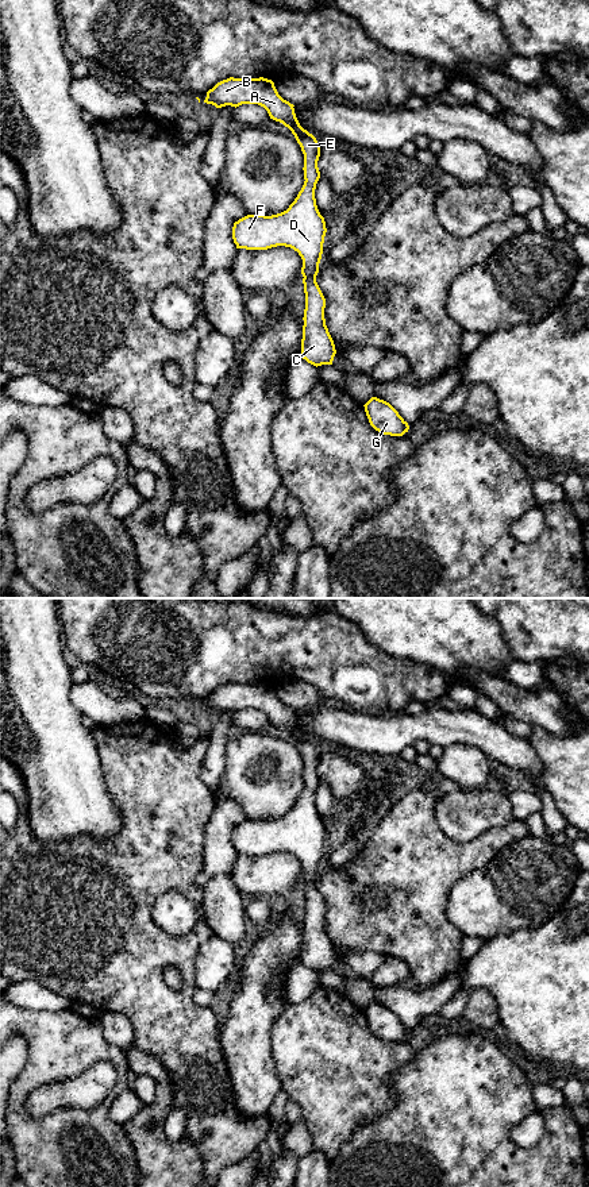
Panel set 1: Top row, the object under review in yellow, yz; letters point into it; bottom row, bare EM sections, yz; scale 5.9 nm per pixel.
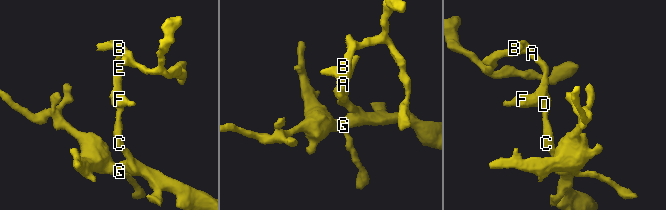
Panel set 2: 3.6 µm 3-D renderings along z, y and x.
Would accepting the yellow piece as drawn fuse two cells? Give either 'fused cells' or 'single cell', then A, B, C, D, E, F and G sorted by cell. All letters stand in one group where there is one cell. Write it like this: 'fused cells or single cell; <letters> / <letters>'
single cell; A B C D E F G

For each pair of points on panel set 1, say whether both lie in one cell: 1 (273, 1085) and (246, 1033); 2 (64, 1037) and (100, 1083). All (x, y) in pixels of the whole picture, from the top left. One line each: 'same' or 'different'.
1: same
2: different

